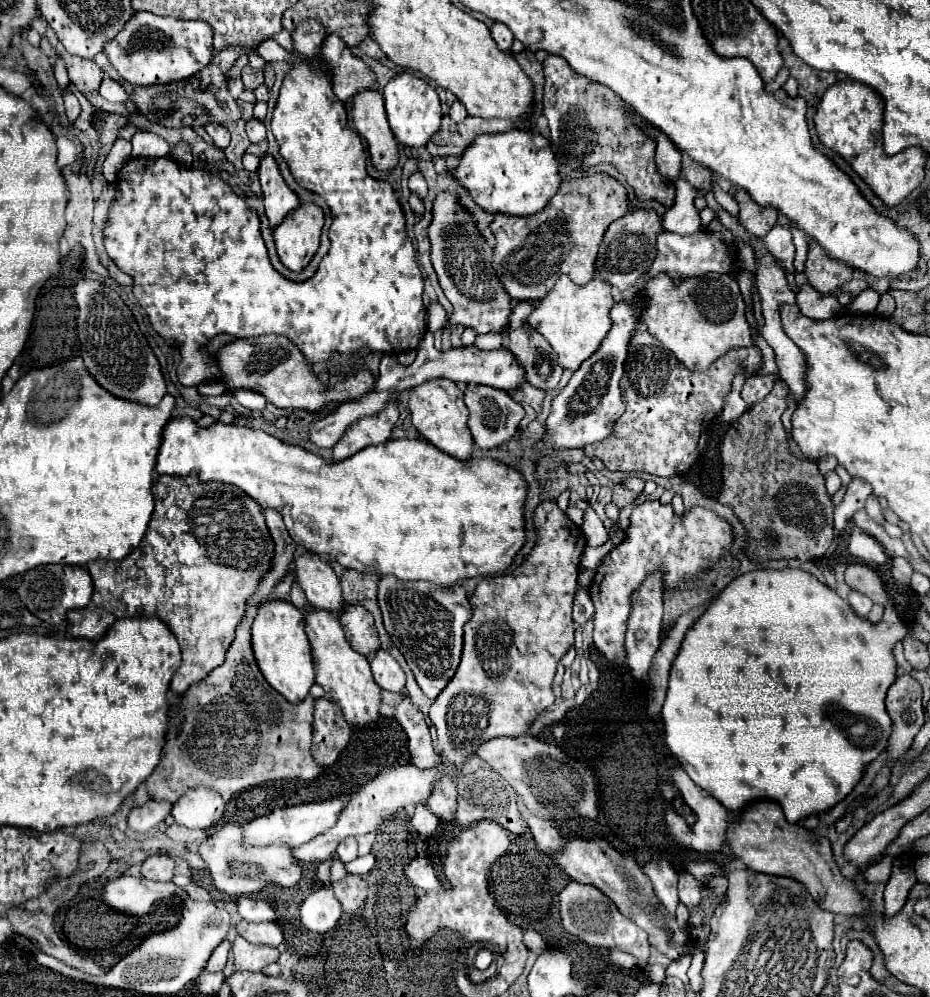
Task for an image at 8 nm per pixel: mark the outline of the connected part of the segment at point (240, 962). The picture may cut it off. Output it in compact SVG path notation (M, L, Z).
M238 934L232 944L232 954L234 954L236 970L242 972L242 970L262 970L262 966L276 962L280 952L278 948L272 948L272 946L252 944Z

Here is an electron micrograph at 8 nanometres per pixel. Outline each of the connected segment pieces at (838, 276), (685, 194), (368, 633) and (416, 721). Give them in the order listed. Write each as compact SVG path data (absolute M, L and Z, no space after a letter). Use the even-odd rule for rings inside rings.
M810 242L808 246L808 260L806 260L804 274L808 282L818 292L824 294L834 292L838 286L842 286L852 278L852 270L846 264L830 258L816 242Z
M682 178L676 180L674 186L676 186L676 200L674 206L668 208L668 212L664 214L664 228L680 236L694 236L698 232L704 232L698 210L694 208L694 196L696 196L694 186L690 186Z
M344 604L340 610L340 624L346 632L346 640L354 650L368 656L380 648L378 632L374 628L372 614L360 604Z
M404 700L402 704L396 706L394 718L408 734L412 764L418 764L418 768L432 768L434 764L442 764L440 756L432 748L430 728L428 728L426 720L424 720L422 712L410 700Z

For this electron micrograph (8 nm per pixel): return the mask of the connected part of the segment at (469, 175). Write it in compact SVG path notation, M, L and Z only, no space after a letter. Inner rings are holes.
M512 128L500 134L478 136L462 154L454 176L470 190L472 198L492 214L528 216L540 212L560 188L560 164L550 142L532 130Z

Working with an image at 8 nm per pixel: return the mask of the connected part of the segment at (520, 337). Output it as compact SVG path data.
M520 300L520 302L512 302L512 316L510 316L510 330L506 334L506 342L504 346L516 356L518 364L522 364L524 372L526 372L526 382L530 382L532 386L540 388L540 390L552 390L558 386L560 376L562 376L562 366L558 364L558 354L554 354L554 350L550 348L550 344L544 340L542 334L534 332L534 328L526 328L526 316L530 316L530 312L536 308L534 302L530 300Z

